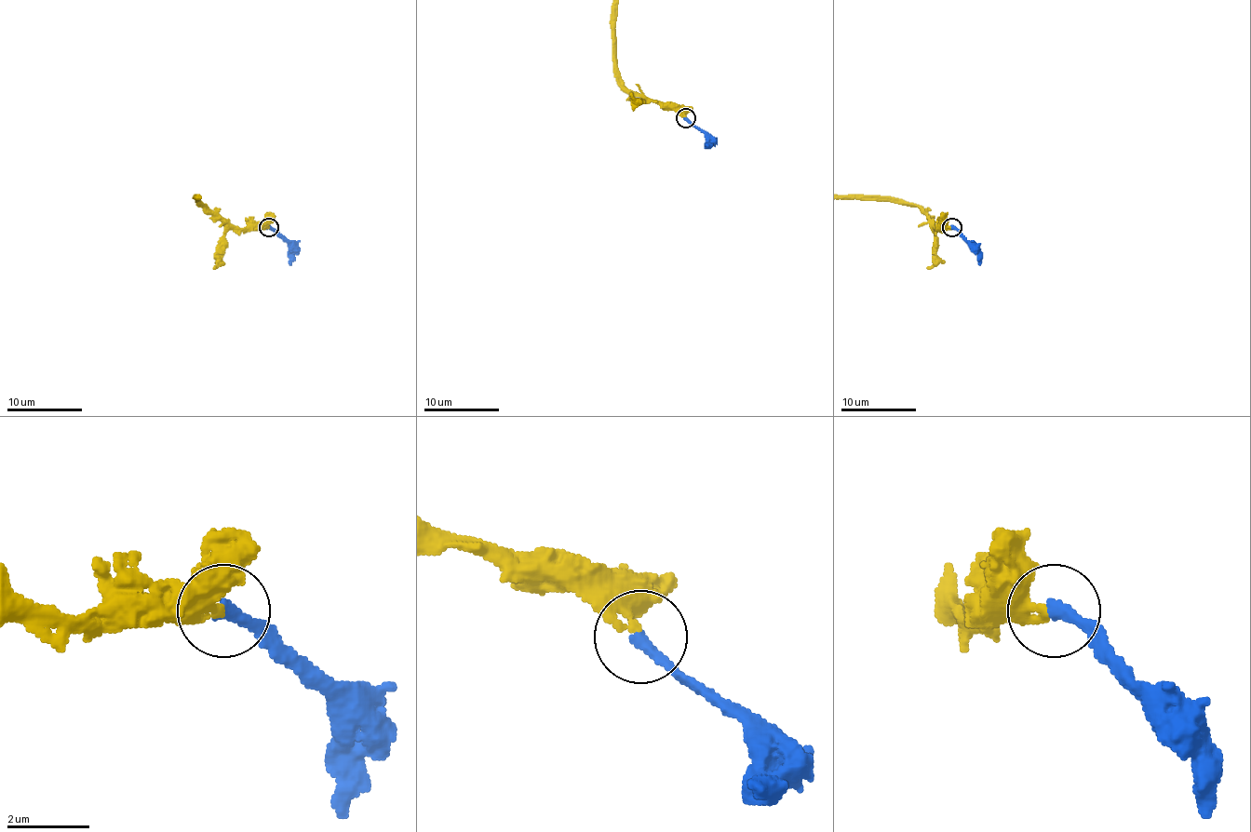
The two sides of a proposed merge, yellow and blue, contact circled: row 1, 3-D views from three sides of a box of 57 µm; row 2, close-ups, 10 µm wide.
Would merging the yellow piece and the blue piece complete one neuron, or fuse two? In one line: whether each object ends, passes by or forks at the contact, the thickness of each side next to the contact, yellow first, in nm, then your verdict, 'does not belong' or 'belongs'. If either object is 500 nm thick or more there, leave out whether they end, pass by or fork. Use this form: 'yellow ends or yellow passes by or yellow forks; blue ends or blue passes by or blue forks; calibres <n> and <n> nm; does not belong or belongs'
yellow ends; blue ends; calibres 280 and 280 nm; belongs

